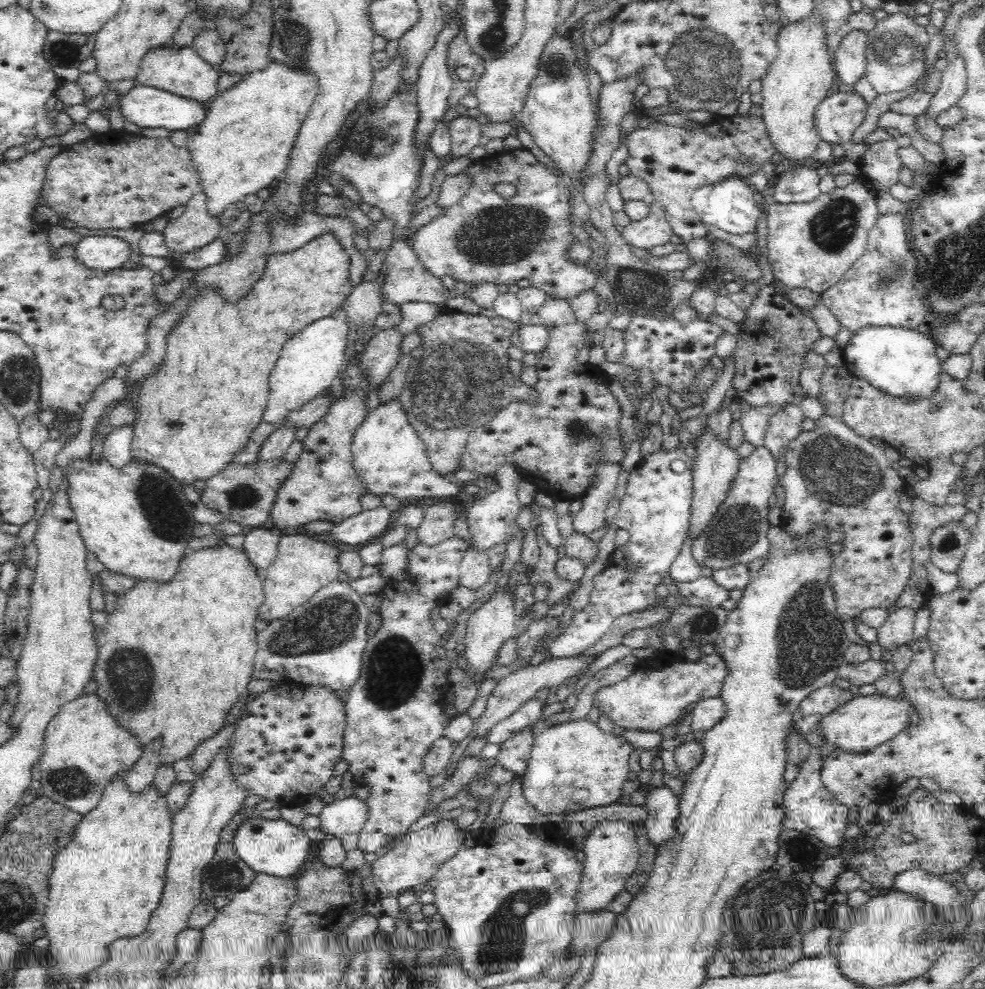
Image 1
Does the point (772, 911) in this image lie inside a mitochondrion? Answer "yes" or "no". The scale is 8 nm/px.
yes

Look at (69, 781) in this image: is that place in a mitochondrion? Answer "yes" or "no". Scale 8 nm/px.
yes

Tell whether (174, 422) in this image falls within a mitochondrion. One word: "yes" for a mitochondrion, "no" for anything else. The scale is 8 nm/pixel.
yes

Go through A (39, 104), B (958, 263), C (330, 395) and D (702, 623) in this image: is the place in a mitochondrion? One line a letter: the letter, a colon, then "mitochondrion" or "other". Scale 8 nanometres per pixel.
A: other
B: mitochondrion
C: other
D: mitochondrion

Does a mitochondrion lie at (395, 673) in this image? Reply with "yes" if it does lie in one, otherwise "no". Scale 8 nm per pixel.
yes

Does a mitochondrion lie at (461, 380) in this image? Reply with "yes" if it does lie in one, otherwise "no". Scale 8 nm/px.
yes

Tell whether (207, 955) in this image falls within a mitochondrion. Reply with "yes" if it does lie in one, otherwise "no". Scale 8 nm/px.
no

